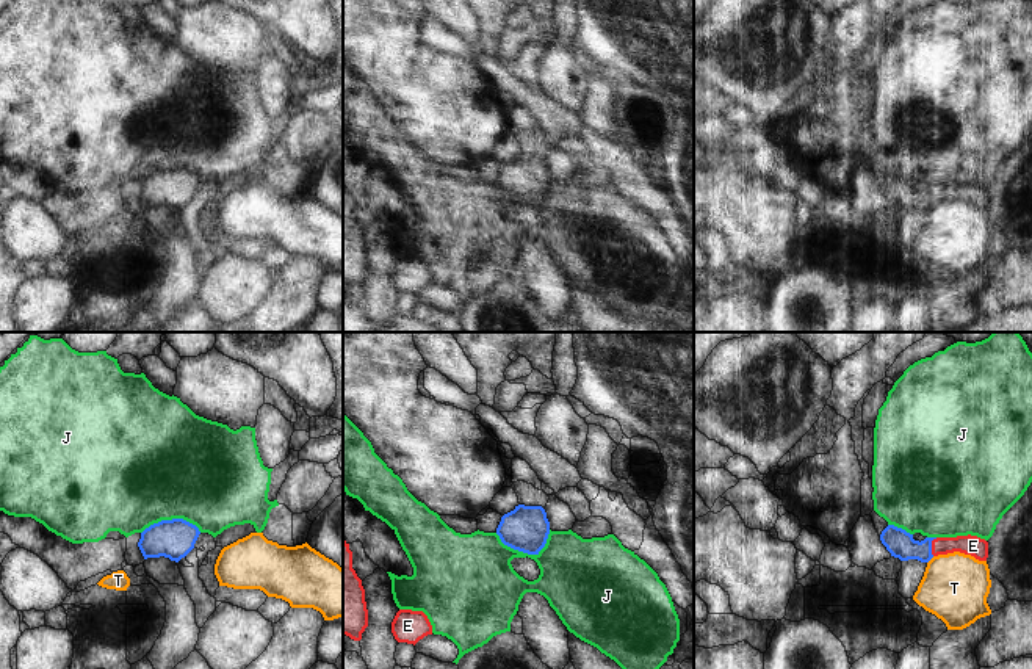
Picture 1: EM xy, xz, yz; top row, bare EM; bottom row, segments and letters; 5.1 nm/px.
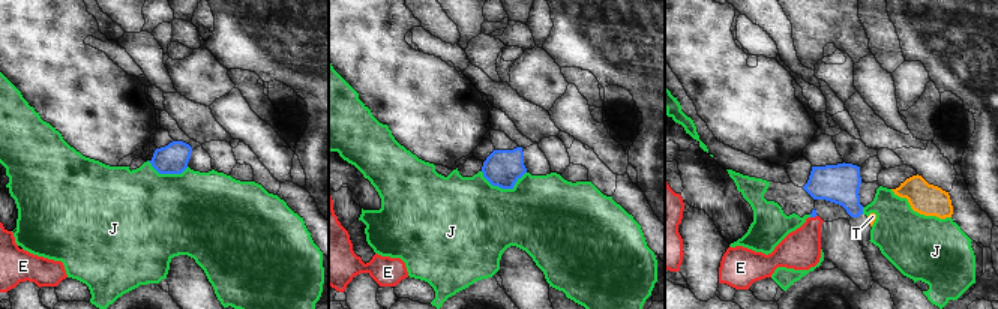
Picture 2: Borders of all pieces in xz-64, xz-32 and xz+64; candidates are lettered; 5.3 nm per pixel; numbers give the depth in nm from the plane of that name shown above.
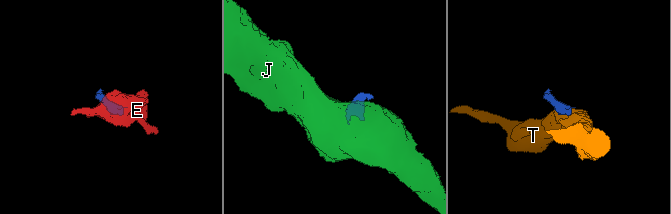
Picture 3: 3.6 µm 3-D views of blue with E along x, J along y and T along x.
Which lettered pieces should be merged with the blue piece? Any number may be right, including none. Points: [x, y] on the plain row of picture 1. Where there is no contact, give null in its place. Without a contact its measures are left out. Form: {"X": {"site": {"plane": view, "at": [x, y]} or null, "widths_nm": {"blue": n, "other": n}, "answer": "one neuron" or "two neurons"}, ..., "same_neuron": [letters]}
{"E": {"site": {"plane": "yz", "at": [930, 195]}, "widths_nm": {"blue": 140, "other": 100}, "answer": "one neuron"}, "J": {"site": {"plane": "xz", "at": [526, 201]}, "widths_nm": {"blue": 240, "other": 340}, "answer": "two neurons"}, "T": {"site": {"plane": "yz", "at": [930, 207]}, "widths_nm": {"blue": 140, "other": 340}, "answer": "two neurons"}, "same_neuron": ["E"]}

